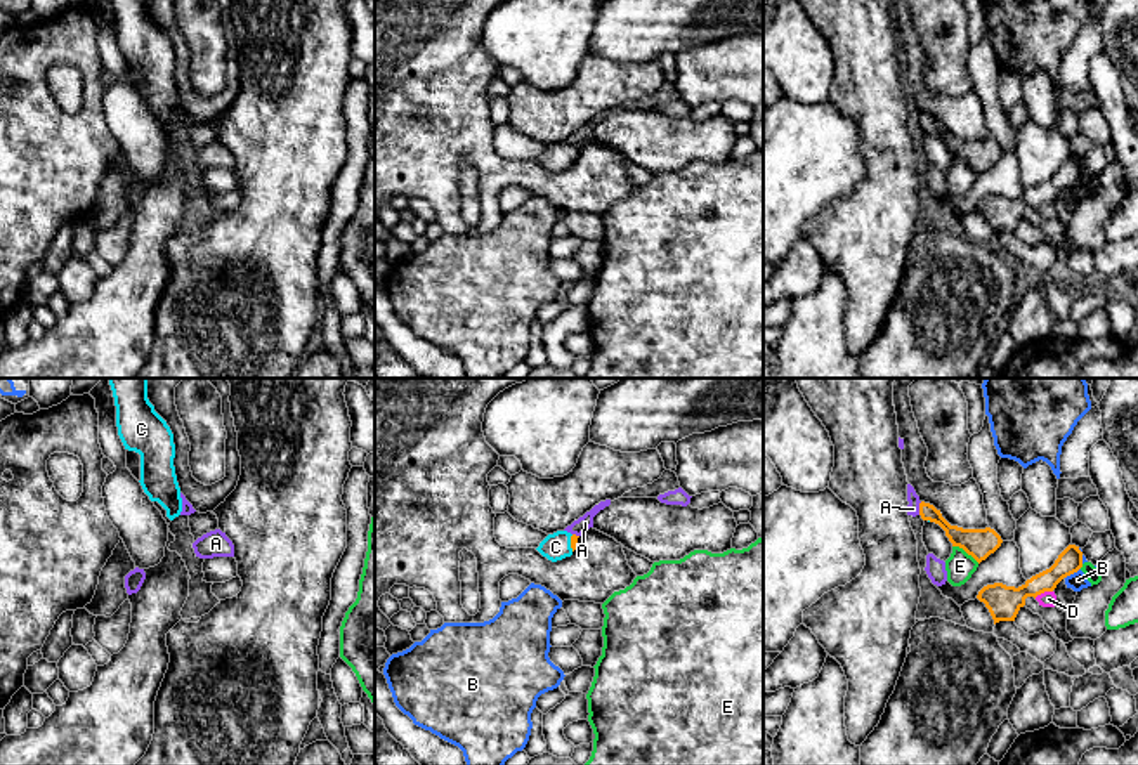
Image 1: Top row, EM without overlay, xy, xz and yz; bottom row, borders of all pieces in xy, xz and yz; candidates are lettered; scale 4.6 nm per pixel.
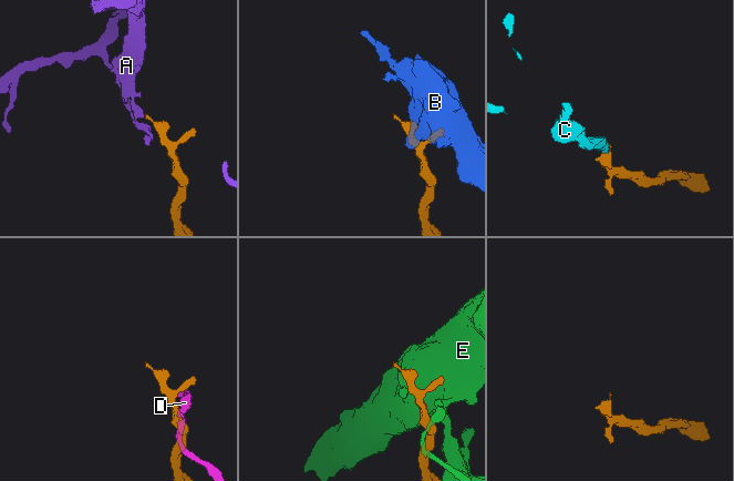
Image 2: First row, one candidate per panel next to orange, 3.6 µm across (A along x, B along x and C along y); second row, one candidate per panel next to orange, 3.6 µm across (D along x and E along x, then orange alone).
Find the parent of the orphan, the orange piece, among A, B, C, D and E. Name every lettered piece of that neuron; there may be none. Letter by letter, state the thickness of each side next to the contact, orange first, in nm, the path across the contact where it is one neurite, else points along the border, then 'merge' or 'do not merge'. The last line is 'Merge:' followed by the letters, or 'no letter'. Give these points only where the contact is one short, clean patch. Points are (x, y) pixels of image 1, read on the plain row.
A: calibres 100 and 60 nm; border yz (922, 113), (918, 125); do not merge
B: calibres 110 and 80 nm; do not merge
C: calibres 30 and 130 nm; way xz (573, 150), (571, 155), (555, 158); merge
D: calibres 160 and 80 nm; border yz (1052, 202), (1034, 209); do not merge
E: calibres 140 and 140 nm; do not merge
Merge: C

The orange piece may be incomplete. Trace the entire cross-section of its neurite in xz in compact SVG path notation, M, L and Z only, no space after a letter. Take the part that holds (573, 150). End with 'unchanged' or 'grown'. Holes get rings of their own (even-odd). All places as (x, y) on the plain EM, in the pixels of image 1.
M557 142L548 146L536 161L548 172L557 173L572 167L578 158L578 149L567 142Z | grown

